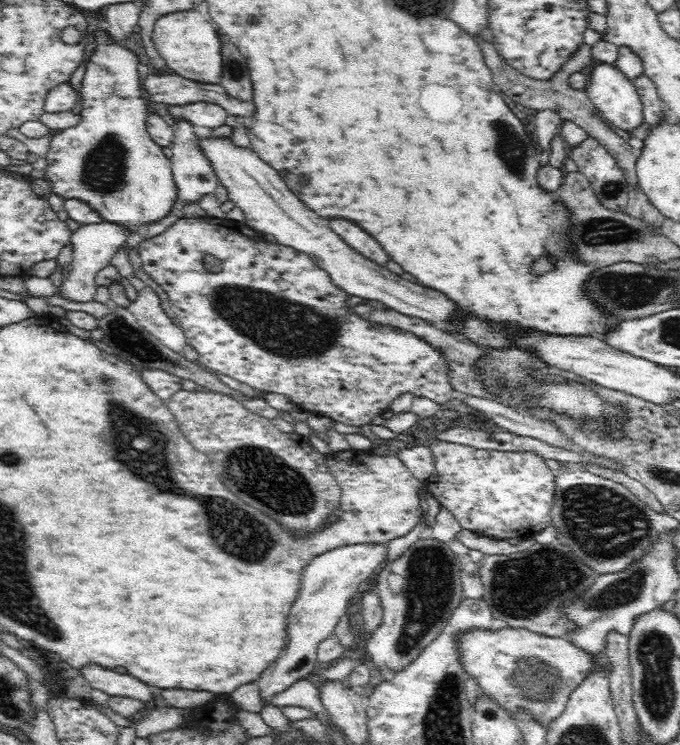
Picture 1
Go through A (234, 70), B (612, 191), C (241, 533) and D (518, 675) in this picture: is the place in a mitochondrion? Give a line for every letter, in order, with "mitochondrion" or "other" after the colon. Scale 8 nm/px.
A: mitochondrion
B: mitochondrion
C: mitochondrion
D: mitochondrion

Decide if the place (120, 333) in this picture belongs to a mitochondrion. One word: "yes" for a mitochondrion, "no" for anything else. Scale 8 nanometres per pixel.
yes

